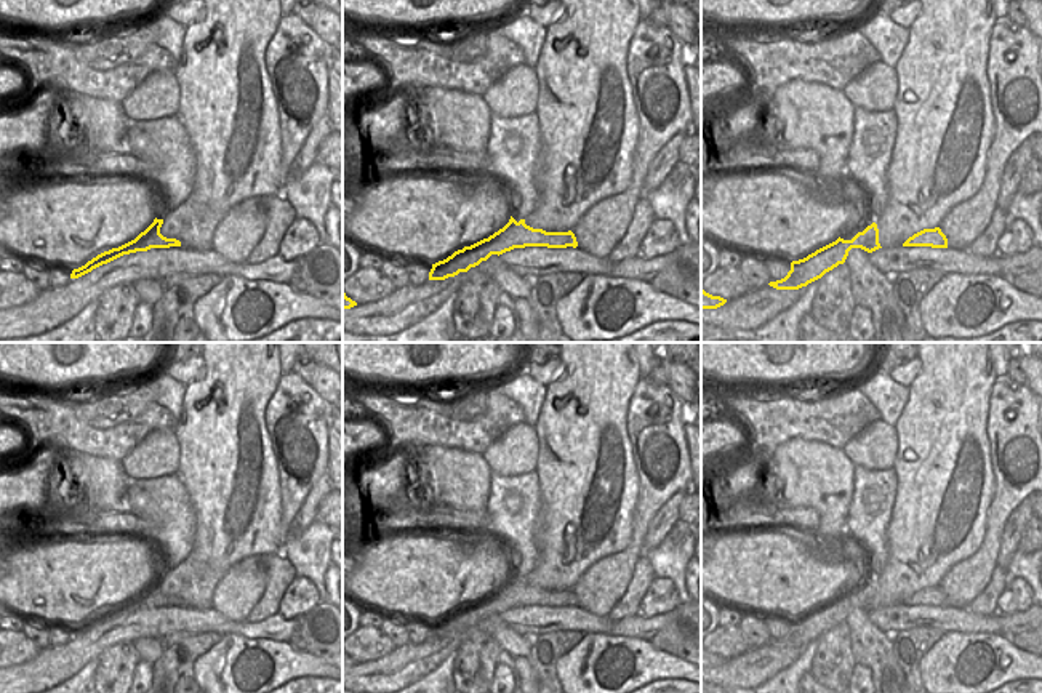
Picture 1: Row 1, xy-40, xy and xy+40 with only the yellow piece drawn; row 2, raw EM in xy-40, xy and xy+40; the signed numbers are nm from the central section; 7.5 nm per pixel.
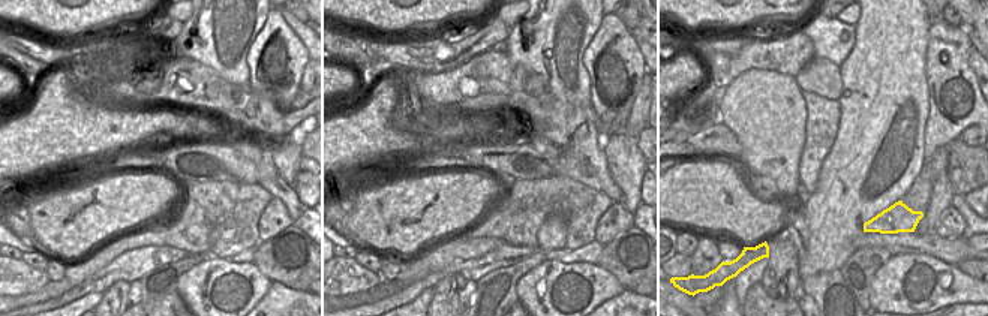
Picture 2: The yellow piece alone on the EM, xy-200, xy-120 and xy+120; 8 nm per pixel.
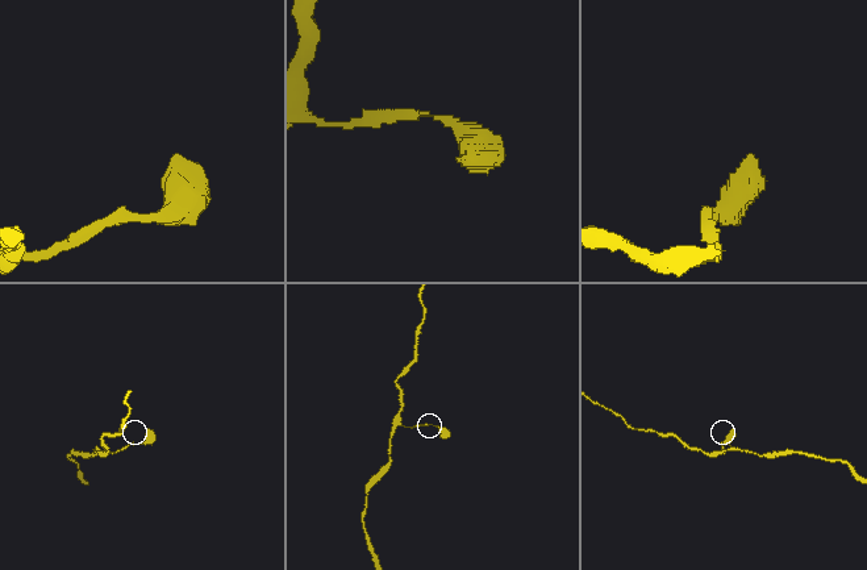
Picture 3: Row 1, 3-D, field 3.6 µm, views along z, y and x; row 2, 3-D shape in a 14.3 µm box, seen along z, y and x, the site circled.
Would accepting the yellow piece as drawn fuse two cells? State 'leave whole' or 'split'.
leave whole

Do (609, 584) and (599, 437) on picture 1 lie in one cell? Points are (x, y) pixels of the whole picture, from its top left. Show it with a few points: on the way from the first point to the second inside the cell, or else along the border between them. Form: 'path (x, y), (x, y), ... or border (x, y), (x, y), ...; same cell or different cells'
border (633, 528), (621, 551), (597, 559), (578, 580); different cells

